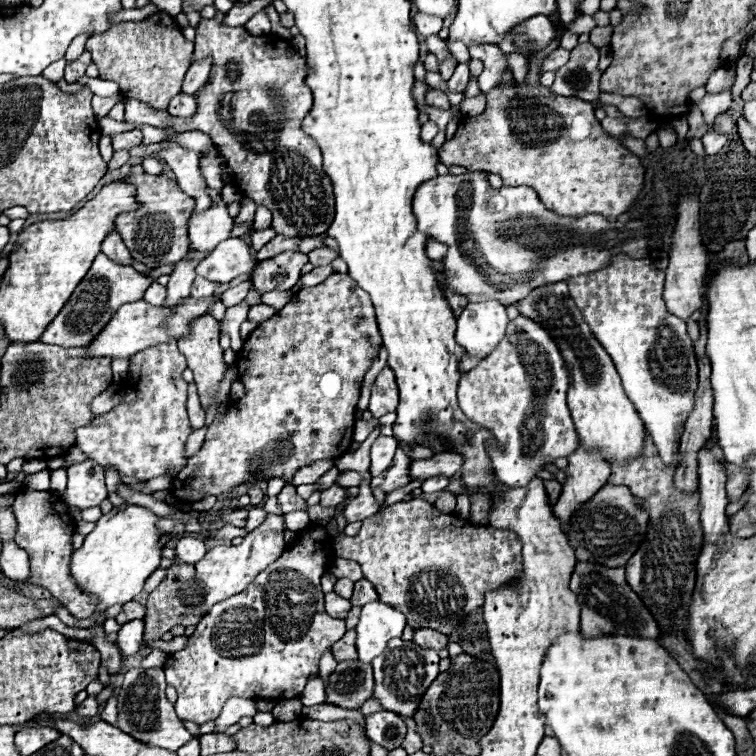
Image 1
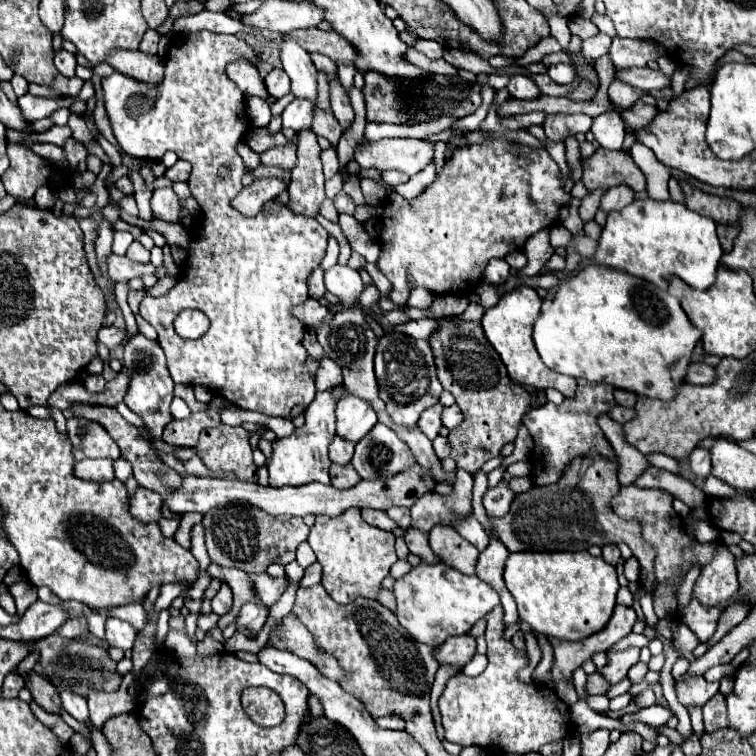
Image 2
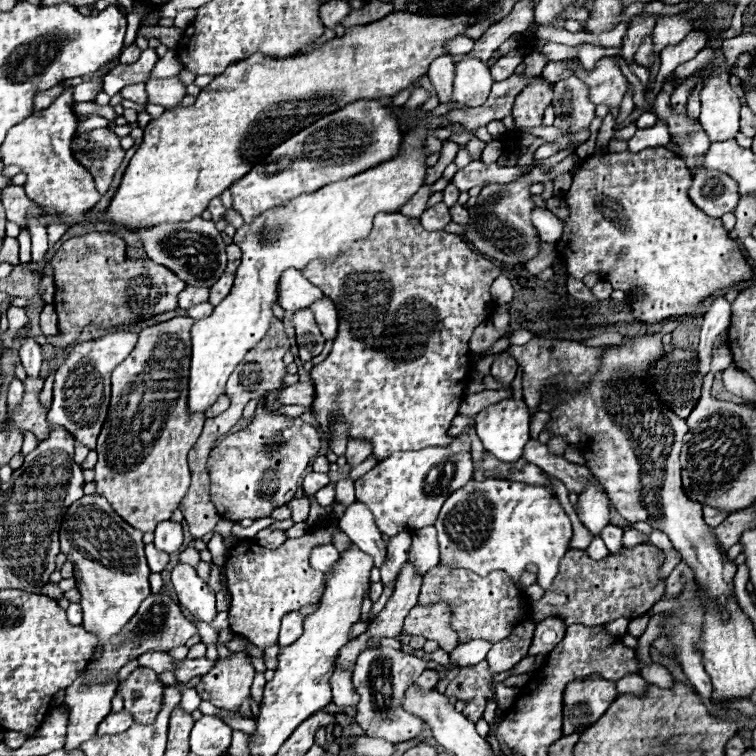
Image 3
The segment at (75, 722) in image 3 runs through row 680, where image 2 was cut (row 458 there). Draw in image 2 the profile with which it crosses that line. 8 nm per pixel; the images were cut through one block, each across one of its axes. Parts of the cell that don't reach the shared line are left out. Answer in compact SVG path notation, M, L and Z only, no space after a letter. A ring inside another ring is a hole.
M68 418L68 438L72 442L74 460L84 458L120 458L120 450L108 432L98 424L84 418Z

